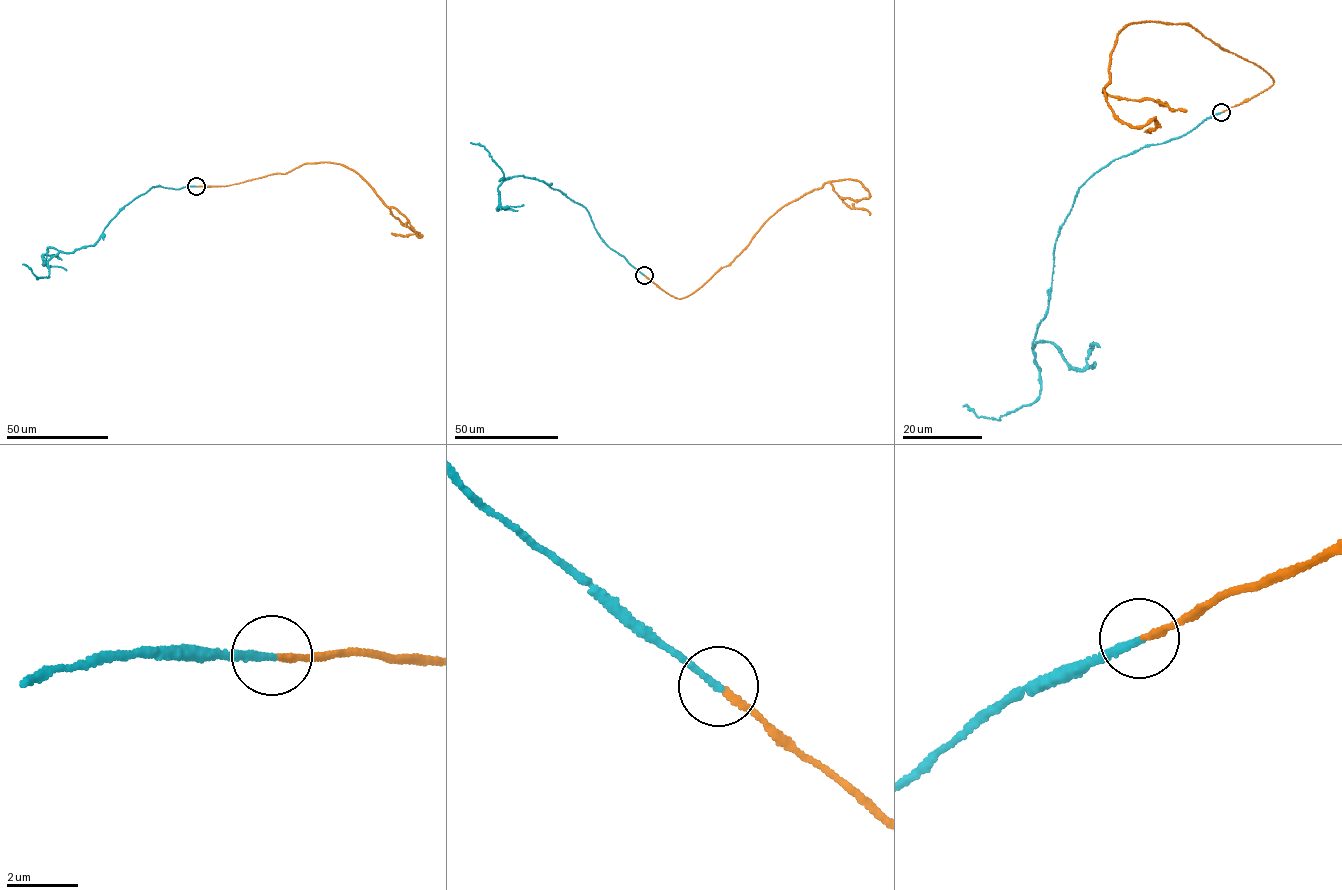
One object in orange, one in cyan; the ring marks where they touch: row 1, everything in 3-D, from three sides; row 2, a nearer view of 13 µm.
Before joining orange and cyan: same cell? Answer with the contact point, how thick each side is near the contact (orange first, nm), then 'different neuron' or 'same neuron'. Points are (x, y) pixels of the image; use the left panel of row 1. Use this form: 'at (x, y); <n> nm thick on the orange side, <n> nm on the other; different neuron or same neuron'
at (196, 186); 180 nm thick on the orange side, 190 nm on the other; same neuron

